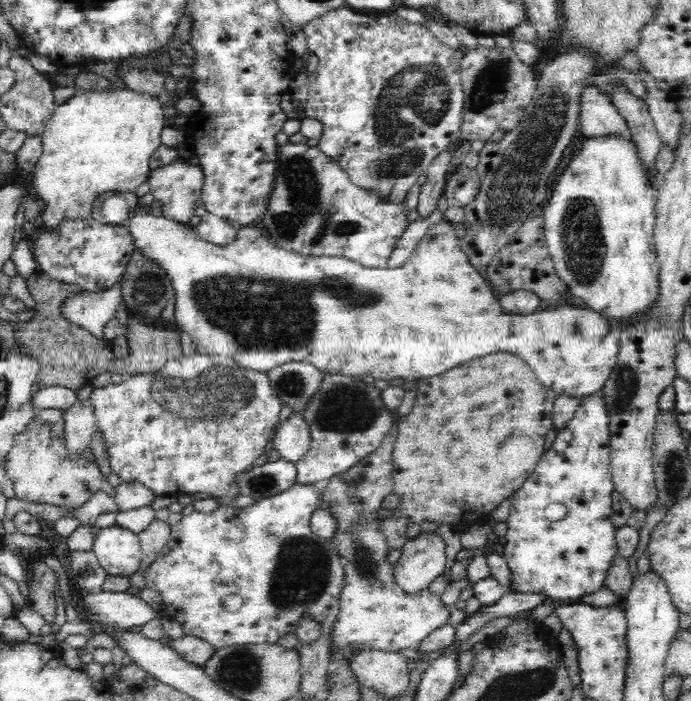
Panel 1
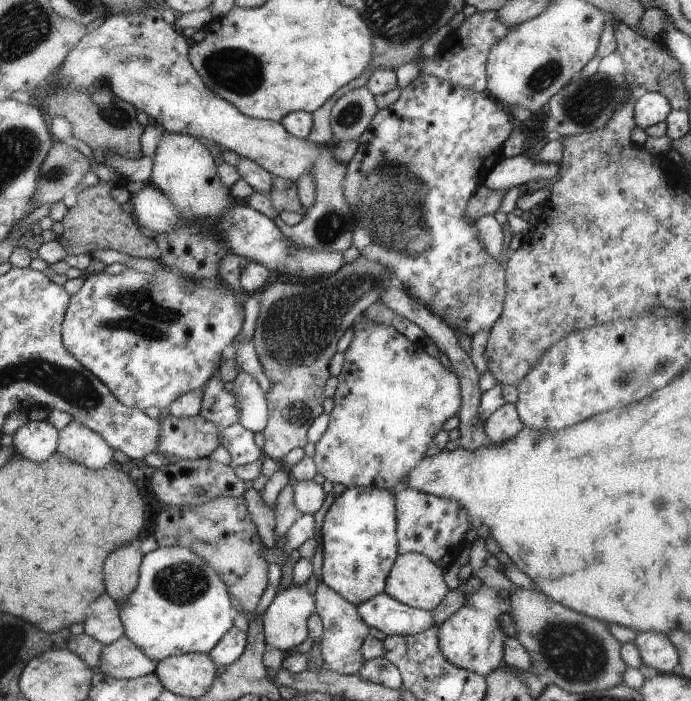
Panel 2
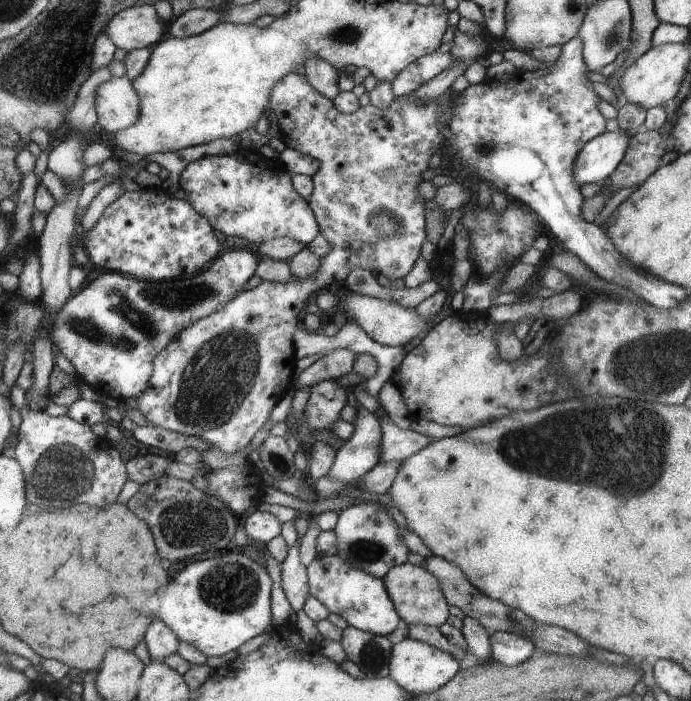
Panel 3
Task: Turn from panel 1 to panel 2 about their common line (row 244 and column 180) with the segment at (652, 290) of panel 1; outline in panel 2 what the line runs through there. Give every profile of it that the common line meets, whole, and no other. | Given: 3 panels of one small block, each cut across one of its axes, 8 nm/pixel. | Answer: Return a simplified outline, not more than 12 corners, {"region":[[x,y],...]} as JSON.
{"region":[[158,547],[118,606],[155,664],[208,653],[232,627],[227,585],[196,553]]}

